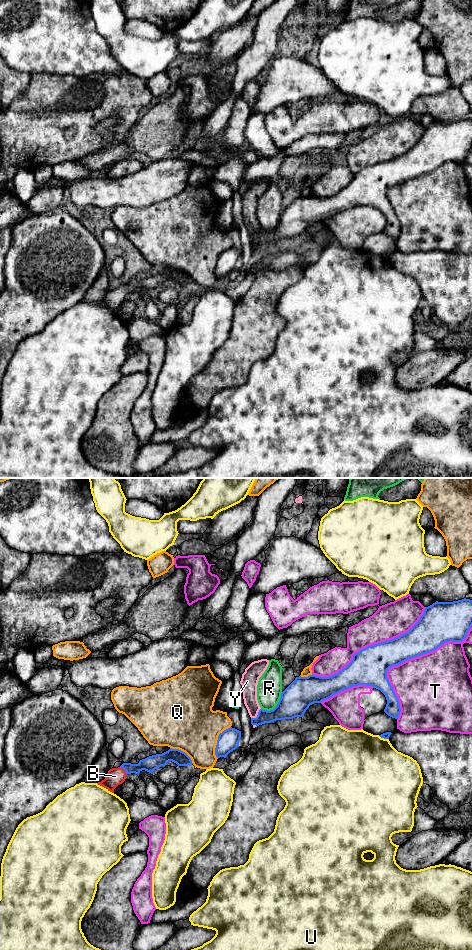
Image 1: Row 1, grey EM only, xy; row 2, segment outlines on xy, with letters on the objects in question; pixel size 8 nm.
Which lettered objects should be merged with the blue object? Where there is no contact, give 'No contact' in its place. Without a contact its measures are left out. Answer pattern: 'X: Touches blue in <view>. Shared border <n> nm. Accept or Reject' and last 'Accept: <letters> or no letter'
B: Touches blue in xy. Shared border 90 nm. Accept
Q: Touches blue in xy. Shared border 280 nm. Reject
R: Touches blue in xy. Shared border 220 nm. Reject
T: Touches blue in xy. Shared border 950 nm. Reject
U: Touches blue in xy. Shared border 90 nm. Reject
Y: Touches blue in xy. Shared border 120 nm. Reject
Accept: B

